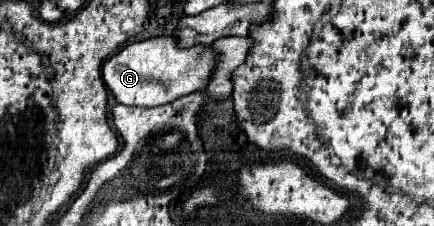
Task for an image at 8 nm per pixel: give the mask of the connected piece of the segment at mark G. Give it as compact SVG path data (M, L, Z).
M159 36L125 46L119 54L103 64L103 80L119 104L127 106L161 106L179 96L187 96L203 88L215 66L215 52L207 46L193 46L189 50L175 48L171 36Z

